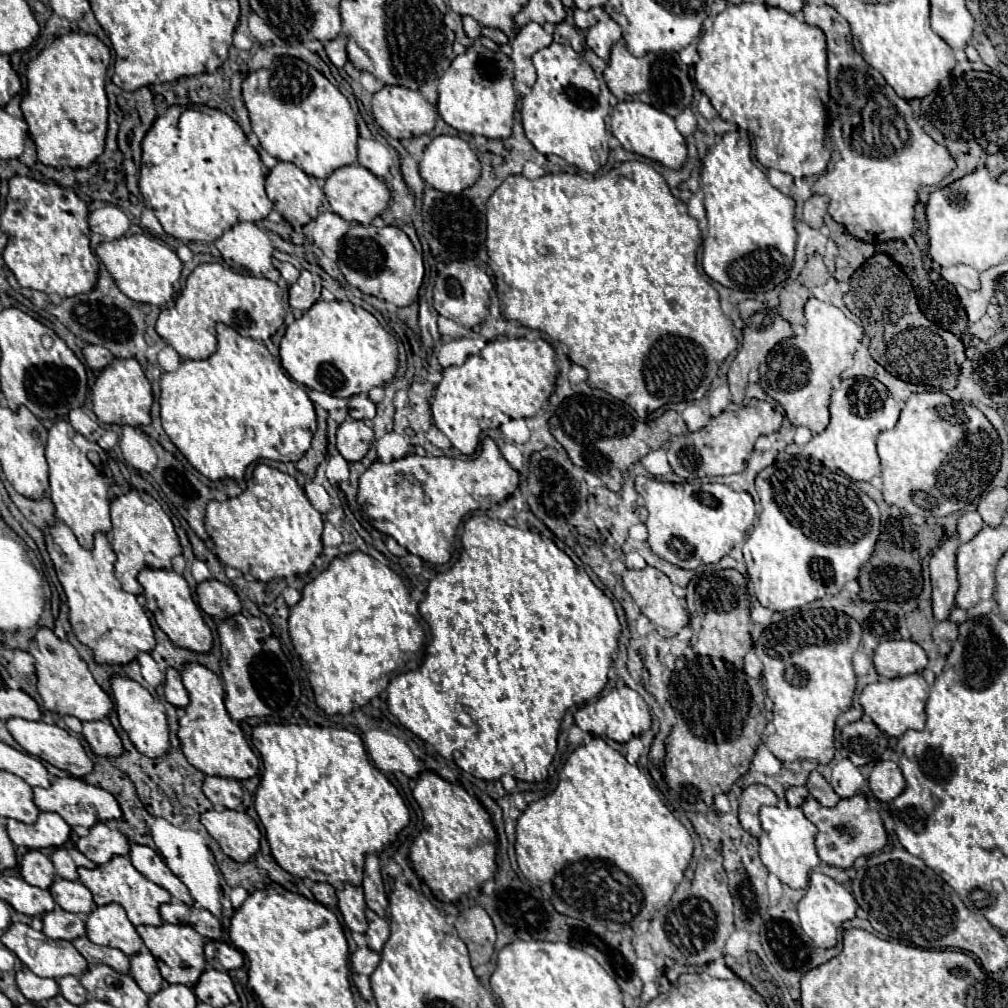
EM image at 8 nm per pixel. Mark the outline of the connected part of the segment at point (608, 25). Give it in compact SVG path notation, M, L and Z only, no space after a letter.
M603 19L585 31L585 49L591 49L603 61L609 61L611 45L621 41L621 27L613 19Z

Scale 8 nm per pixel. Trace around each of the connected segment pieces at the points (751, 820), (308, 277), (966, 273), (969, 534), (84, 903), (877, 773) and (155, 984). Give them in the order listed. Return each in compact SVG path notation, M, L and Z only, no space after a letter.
M749 785L739 795L739 821L753 837L761 835L759 807L763 805L777 805L777 795L765 785Z
M301 271L299 279L289 287L289 305L307 311L321 295L321 277L317 273Z
M953 265L953 267L947 267L941 275L949 283L961 283L963 287L967 287L971 291L977 291L979 289L979 273L973 267Z
M977 511L963 513L961 519L959 519L959 523L957 523L957 533L959 533L961 541L965 543L965 541L973 539L983 529L983 525L985 523L983 523L983 519L981 519L981 515Z
M55 877L53 885L49 887L55 903L71 913L91 913L93 909L93 895L81 881L67 881Z
M879 761L871 771L869 787L879 801L893 801L905 789L905 779L897 763Z
M149 951L131 957L131 977L147 995L153 995L163 987L163 977L159 973L155 957Z

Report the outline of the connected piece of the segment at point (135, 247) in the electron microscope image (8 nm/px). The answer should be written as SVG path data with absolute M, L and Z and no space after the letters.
M145 233L121 237L115 241L101 243L97 247L97 257L105 263L111 277L115 279L117 287L133 301L151 303L151 305L165 305L173 301L173 297L181 291L181 259L167 243L149 237Z

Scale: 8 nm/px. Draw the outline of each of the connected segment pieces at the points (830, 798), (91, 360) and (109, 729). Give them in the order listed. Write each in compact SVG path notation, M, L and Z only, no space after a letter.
M813 771L813 773L809 775L809 779L807 779L807 789L809 789L809 793L811 793L819 803L823 803L825 807L835 807L835 805L839 803L837 793L831 789L831 785L825 781L825 777L823 777L821 773L817 773L817 771Z
M87 345L83 349L83 355L85 355L85 363L93 369L93 371L101 371L103 367L111 365L115 355L111 351L107 351L105 347L101 345Z
M89 721L83 723L83 737L87 739L91 751L101 757L123 755L123 743L109 721Z

